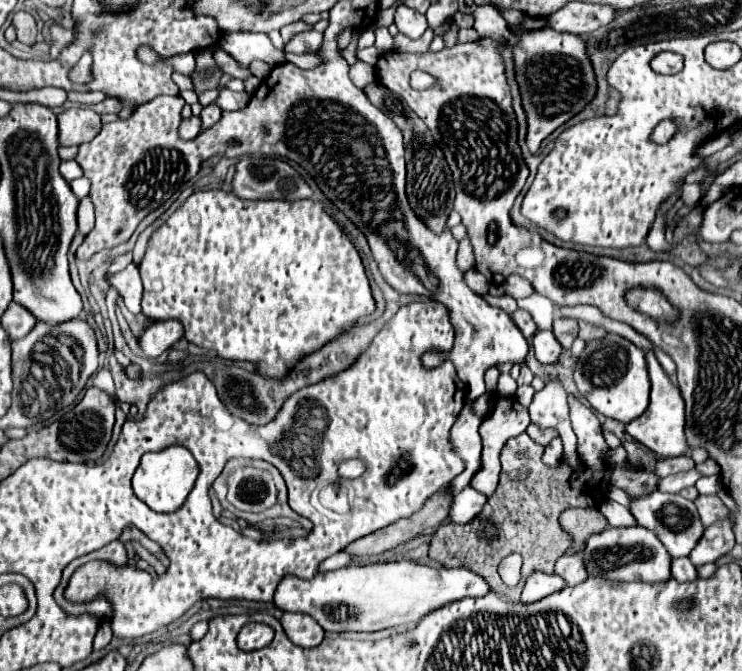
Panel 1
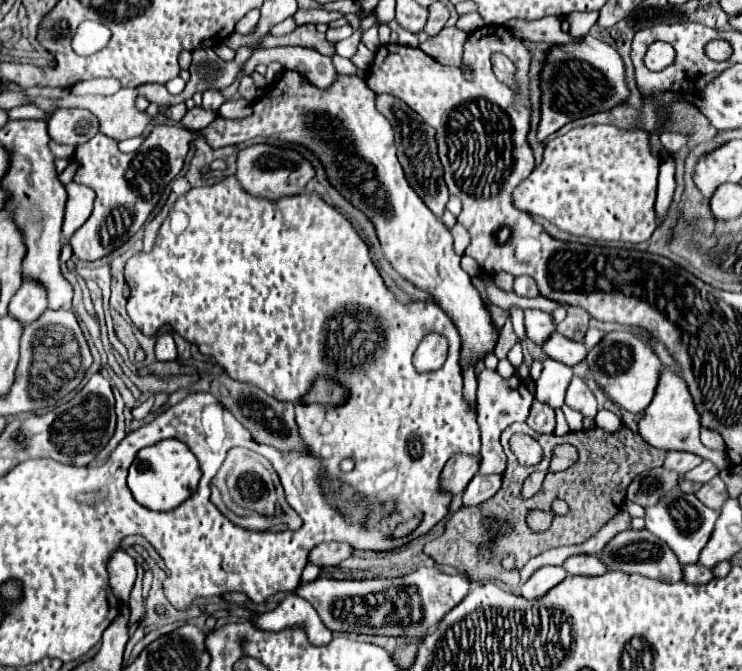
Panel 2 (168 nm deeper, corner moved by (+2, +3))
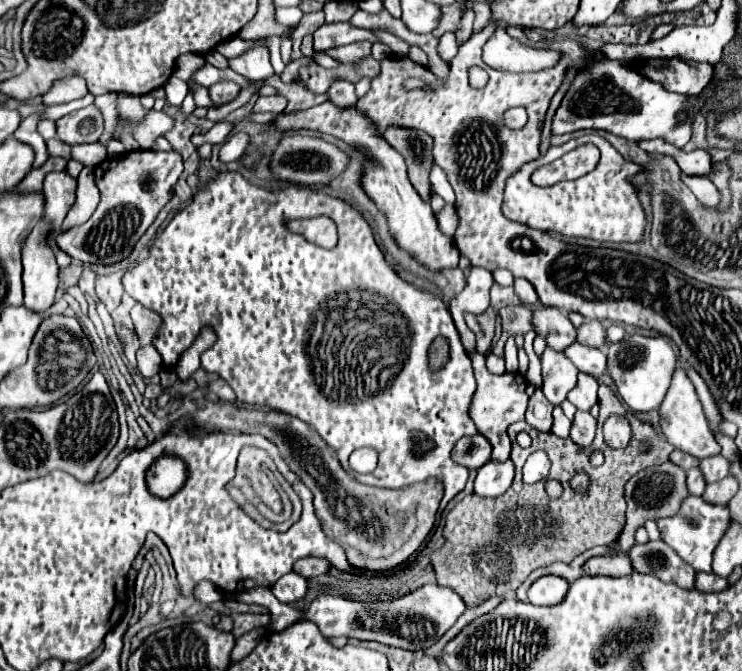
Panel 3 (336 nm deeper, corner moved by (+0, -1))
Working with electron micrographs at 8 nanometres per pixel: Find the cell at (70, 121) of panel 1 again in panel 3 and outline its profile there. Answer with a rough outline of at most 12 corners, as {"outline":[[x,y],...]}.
{"outline":[[92,104],[62,116],[58,138],[70,146],[92,144],[104,130]]}

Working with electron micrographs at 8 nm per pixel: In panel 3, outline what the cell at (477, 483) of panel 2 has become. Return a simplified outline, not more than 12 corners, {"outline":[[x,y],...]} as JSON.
{"outline":[[488,460],[474,492],[500,496],[514,480],[512,460]]}

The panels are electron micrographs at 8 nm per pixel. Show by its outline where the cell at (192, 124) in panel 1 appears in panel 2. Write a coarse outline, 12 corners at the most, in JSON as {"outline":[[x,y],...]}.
{"outline":[[192,108],[182,118],[188,130],[206,128],[216,114],[204,108]]}

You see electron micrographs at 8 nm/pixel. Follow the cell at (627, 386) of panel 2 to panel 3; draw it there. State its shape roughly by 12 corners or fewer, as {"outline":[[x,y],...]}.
{"outline":[[626,336],[608,372],[634,412],[662,404],[676,370],[666,336]]}

